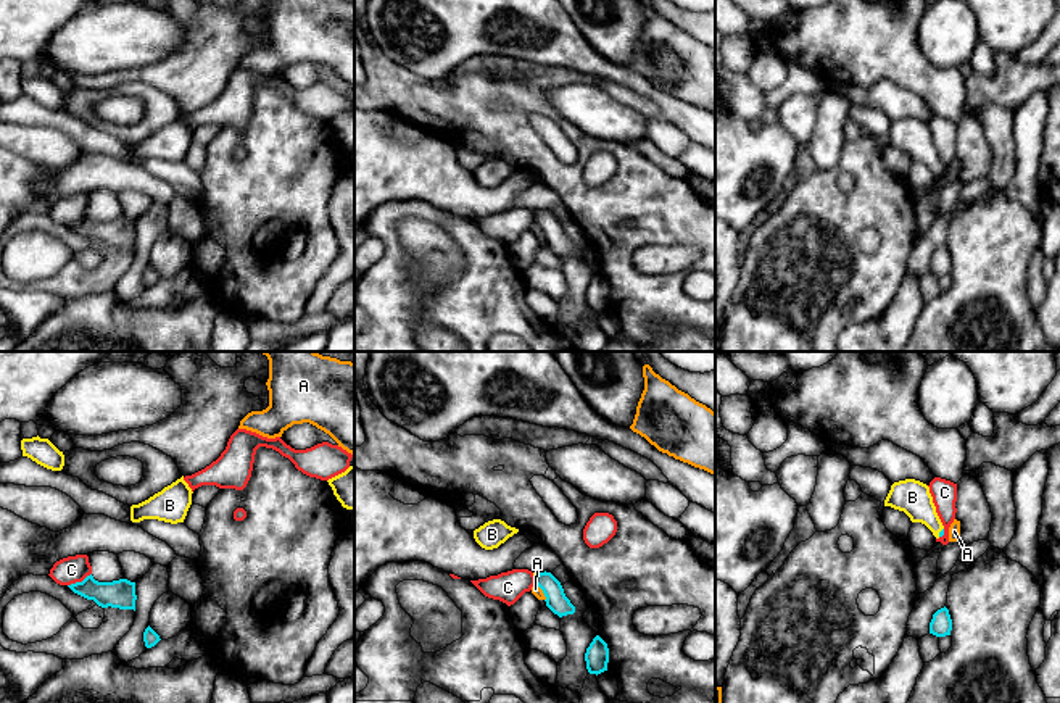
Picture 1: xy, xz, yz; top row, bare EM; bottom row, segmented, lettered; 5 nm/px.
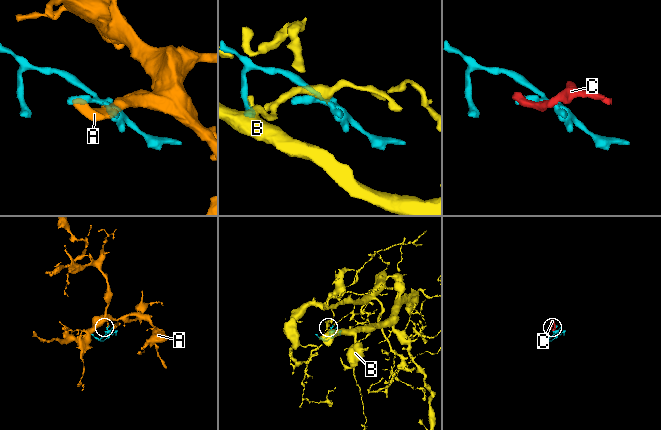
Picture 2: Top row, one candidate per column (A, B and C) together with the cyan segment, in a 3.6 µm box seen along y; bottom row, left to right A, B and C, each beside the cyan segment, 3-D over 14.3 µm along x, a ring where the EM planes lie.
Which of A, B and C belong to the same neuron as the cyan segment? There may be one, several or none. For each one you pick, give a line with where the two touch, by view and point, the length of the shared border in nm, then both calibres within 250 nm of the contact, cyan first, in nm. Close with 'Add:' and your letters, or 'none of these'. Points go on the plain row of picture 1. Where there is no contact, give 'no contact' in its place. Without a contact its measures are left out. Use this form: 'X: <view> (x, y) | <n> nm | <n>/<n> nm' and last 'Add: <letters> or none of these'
B: yz (939, 171) | 50 nm | 20/170 nm
Add: B

